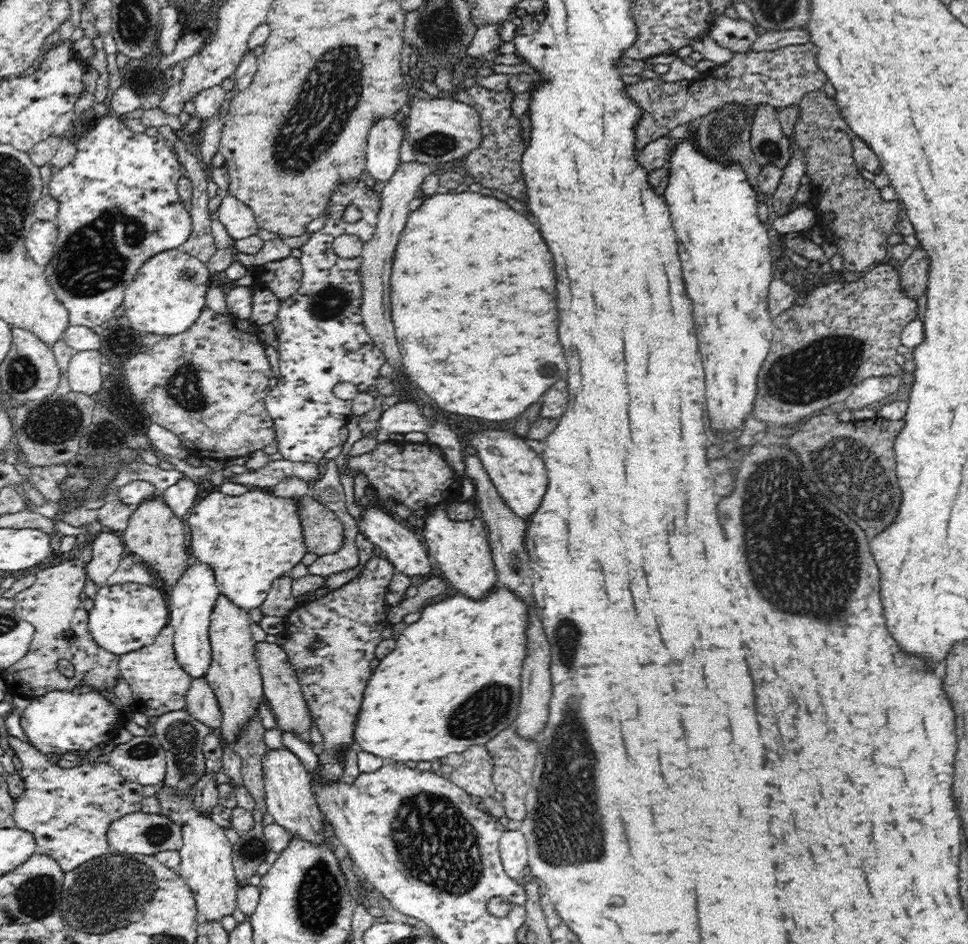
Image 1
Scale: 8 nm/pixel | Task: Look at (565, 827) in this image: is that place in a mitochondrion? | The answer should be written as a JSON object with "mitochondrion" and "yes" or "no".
{"mitochondrion":"yes"}

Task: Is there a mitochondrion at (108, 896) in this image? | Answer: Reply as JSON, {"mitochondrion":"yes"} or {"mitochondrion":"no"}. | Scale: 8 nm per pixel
{"mitochondrion":"yes"}

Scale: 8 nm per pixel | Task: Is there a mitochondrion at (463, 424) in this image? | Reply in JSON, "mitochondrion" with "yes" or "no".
{"mitochondrion":"yes"}

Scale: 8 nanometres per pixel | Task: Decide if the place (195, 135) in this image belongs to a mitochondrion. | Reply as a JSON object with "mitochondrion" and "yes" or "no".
{"mitochondrion":"no"}

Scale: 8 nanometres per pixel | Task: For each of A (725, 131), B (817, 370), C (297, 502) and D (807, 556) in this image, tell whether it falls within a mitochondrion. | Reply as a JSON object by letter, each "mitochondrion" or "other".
{"A":"mitochondrion","B":"mitochondrion","C":"other","D":"mitochondrion"}

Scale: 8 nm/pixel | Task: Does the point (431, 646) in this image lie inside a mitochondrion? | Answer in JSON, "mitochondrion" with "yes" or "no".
{"mitochondrion":"no"}

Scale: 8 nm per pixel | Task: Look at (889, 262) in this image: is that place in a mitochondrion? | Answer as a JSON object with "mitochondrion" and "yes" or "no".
{"mitochondrion":"no"}

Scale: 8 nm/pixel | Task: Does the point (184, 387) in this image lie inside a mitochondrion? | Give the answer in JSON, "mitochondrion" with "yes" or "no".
{"mitochondrion":"yes"}

